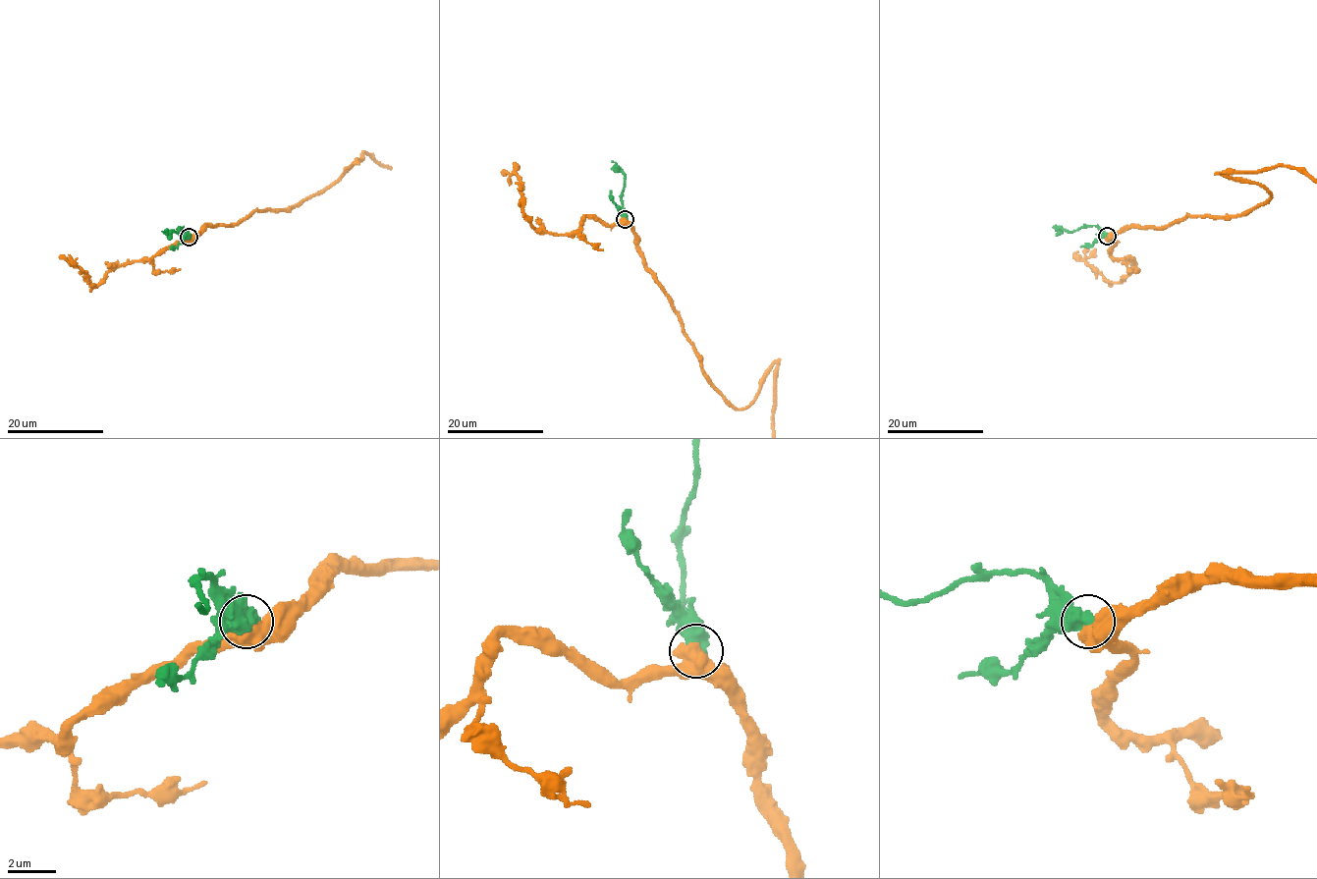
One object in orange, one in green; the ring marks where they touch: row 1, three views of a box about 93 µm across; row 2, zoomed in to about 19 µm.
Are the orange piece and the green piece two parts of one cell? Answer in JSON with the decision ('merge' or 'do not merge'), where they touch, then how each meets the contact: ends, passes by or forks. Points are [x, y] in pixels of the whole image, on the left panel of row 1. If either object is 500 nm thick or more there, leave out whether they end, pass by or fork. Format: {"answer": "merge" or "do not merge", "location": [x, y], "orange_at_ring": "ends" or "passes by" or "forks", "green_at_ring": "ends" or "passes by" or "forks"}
{"answer": "do not merge", "location": [189, 237]}

